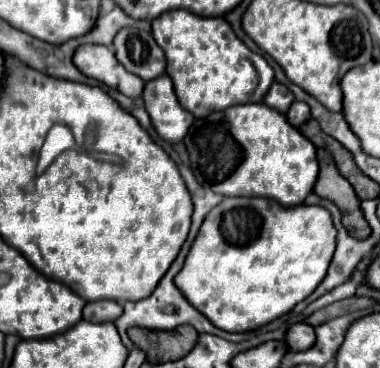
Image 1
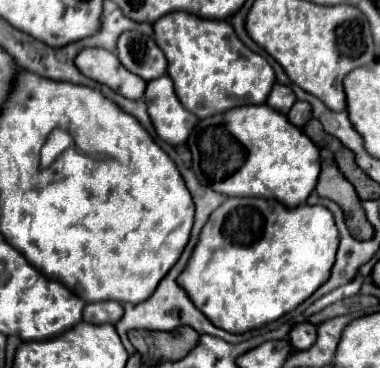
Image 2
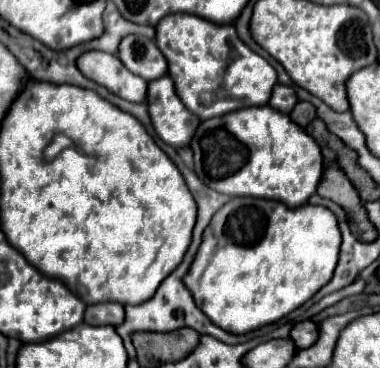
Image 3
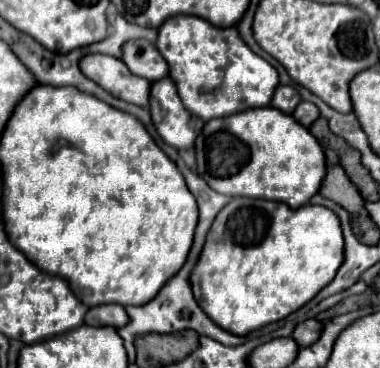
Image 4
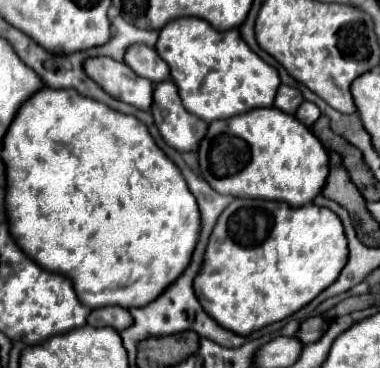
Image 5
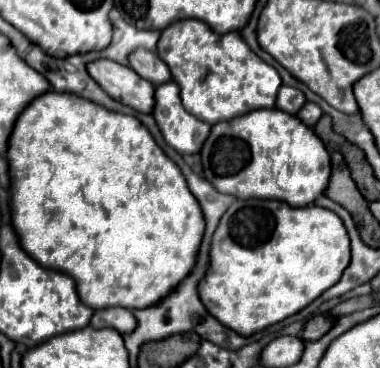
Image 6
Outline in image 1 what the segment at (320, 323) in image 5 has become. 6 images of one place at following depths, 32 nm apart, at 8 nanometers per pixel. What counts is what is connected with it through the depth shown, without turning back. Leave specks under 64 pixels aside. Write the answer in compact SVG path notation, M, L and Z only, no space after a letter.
M294 324L288 334L286 334L286 344L292 352L300 352L300 350L308 350L316 340L316 332L310 324Z

